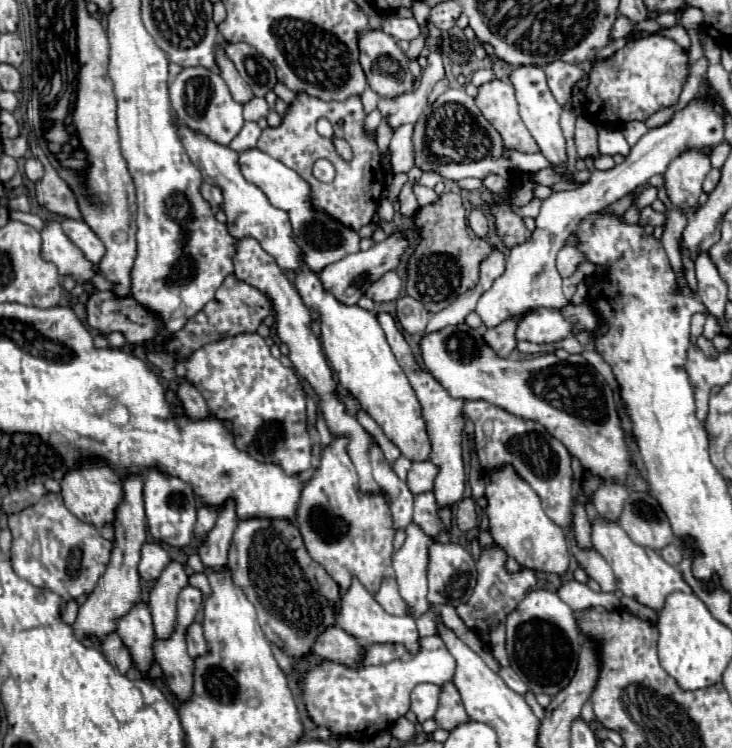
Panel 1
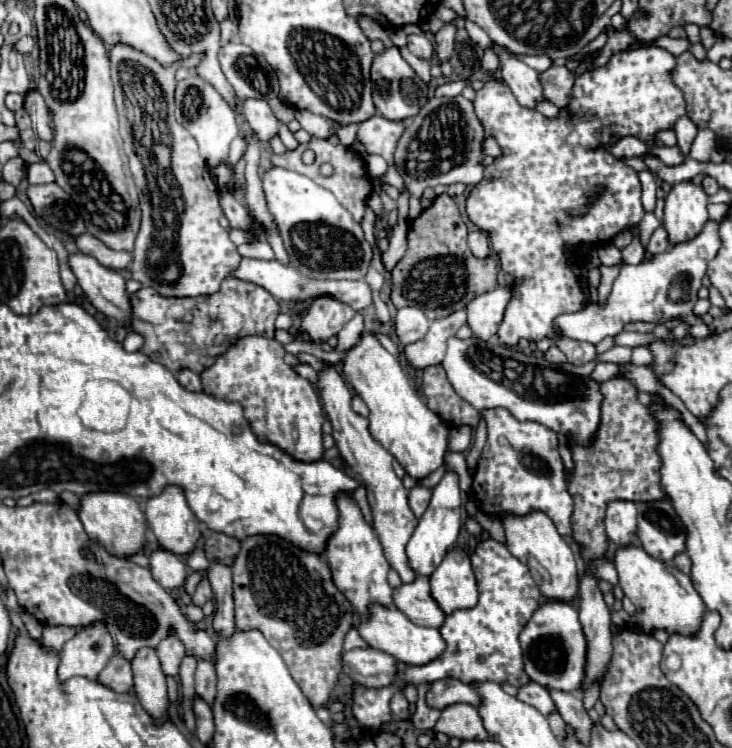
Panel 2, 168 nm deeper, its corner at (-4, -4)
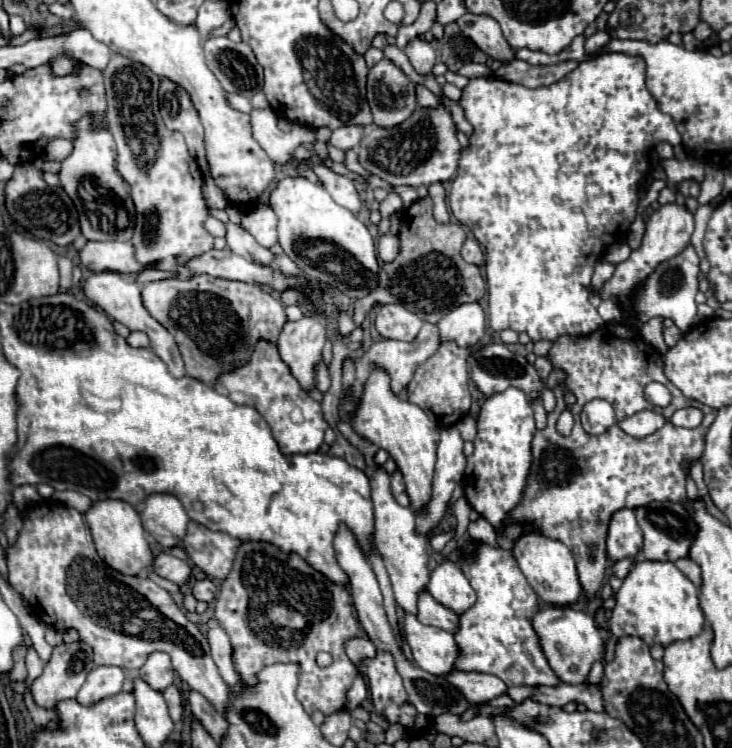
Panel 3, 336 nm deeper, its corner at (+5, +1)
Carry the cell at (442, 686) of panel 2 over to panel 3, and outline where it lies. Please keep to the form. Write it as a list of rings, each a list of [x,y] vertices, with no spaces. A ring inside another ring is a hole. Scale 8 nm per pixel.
[[[452,671],[446,677],[456,689],[464,693],[464,697],[470,703],[488,703],[494,697],[500,697],[506,693],[506,683],[498,679],[496,675],[484,675],[484,673],[466,673],[466,671]]]

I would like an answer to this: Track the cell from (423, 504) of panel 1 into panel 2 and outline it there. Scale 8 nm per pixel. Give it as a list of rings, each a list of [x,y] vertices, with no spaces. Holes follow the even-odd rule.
[[[415,486],[411,488],[409,492],[409,506],[413,510],[413,514],[417,518],[421,518],[429,506],[429,500],[431,500],[431,490],[429,488],[423,488],[423,486]]]

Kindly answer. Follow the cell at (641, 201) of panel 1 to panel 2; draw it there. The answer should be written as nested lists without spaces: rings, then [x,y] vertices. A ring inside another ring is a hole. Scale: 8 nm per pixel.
[[[633,226],[631,232],[633,232],[635,238],[633,238],[633,242],[623,250],[623,260],[625,260],[627,264],[639,264],[639,262],[643,260],[643,256],[645,256],[645,248],[643,248],[641,238],[639,238],[639,226]]]

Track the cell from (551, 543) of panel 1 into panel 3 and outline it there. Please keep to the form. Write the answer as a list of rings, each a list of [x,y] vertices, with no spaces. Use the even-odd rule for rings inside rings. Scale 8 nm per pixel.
[[[528,531],[516,541],[514,557],[516,557],[522,573],[526,575],[530,587],[538,593],[538,597],[542,601],[546,601],[550,605],[566,607],[566,605],[576,603],[578,597],[582,595],[582,585],[578,581],[574,557],[564,543],[560,543],[556,539],[548,539],[536,531]]]

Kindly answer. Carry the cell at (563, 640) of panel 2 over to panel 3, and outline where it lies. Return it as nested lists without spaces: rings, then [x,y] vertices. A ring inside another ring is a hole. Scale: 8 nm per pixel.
[[[550,607],[538,611],[534,617],[534,629],[540,637],[540,645],[546,653],[548,665],[552,667],[560,681],[570,685],[580,685],[588,679],[592,665],[604,659],[606,643],[612,637],[610,629],[596,625],[592,615],[586,615],[572,607]]]

